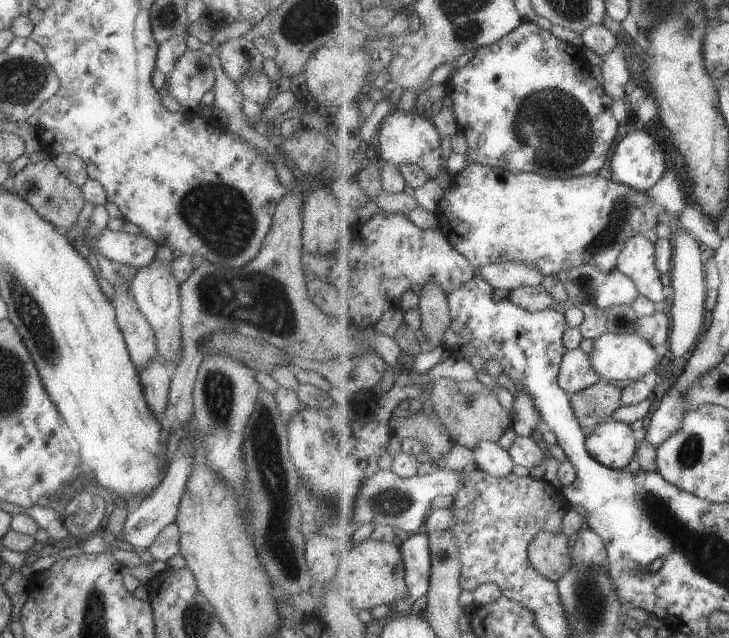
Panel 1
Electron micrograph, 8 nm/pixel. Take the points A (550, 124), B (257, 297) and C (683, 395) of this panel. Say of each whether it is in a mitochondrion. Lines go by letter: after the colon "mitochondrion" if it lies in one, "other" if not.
A: mitochondrion
B: mitochondrion
C: other

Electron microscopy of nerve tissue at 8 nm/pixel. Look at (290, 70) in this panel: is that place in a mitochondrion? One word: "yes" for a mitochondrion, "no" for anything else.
no

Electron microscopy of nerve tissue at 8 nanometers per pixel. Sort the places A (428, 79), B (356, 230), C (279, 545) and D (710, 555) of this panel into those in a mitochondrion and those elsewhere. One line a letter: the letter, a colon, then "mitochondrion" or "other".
A: other
B: other
C: mitochondrion
D: mitochondrion

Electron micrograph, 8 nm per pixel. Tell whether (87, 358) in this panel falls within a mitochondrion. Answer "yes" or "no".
no

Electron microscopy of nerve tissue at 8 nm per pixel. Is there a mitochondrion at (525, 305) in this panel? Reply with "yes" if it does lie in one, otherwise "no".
no

